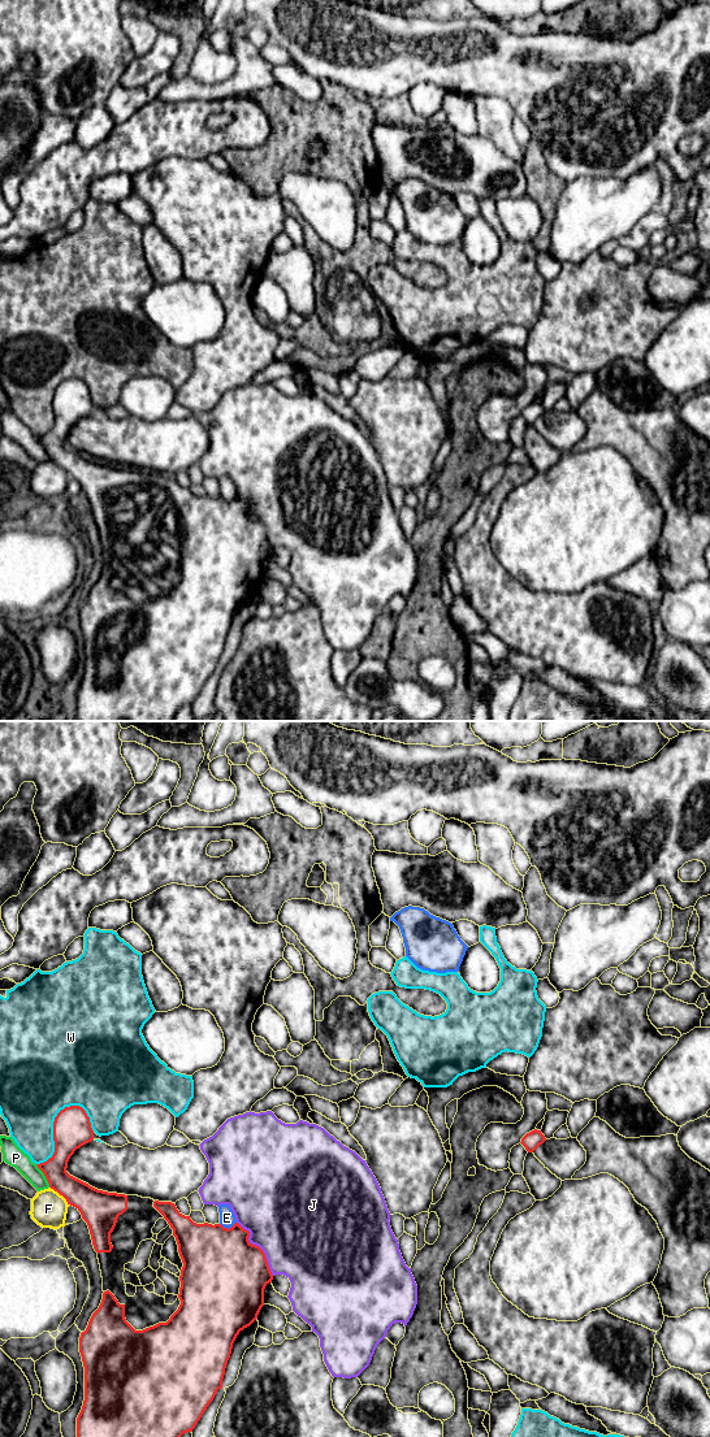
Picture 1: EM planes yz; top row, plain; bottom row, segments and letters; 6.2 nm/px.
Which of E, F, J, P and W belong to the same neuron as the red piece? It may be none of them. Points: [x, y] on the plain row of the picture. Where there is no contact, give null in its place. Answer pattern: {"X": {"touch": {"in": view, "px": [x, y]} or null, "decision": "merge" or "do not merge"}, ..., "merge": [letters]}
{"E": {"touch": {"in": "yz", "px": [226, 500]}, "decision": "do not merge"}, "F": {"touch": {"in": "yz", "px": [60, 467]}, "decision": "do not merge"}, "J": {"touch": {"in": "yz", "px": [258, 519]}, "decision": "do not merge"}, "P": {"touch": {"in": "yz", "px": [44, 447]}, "decision": "do not merge"}, "W": {"touch": {"in": "yz", "px": [53, 403]}, "decision": "do not merge"}, "merge": []}

